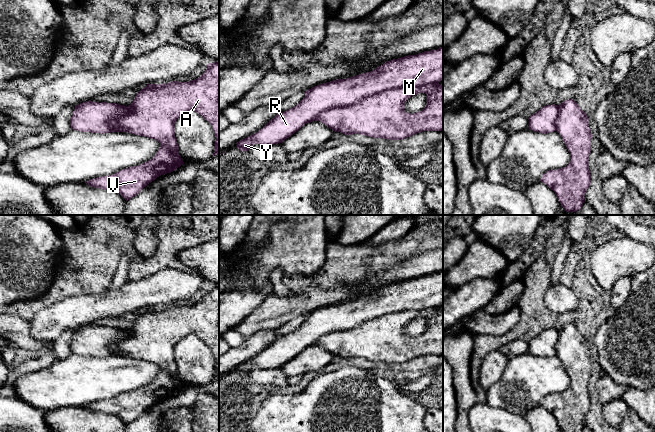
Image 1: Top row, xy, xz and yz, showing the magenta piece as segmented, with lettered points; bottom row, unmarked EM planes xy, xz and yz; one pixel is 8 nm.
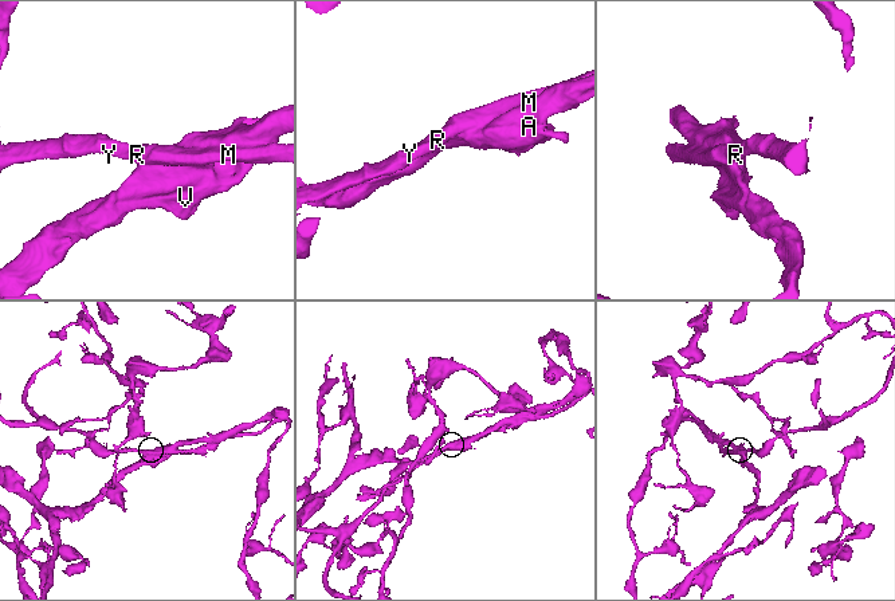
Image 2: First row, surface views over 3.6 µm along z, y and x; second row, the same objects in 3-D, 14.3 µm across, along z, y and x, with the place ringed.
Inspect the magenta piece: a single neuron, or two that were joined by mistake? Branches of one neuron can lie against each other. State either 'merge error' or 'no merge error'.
merge error

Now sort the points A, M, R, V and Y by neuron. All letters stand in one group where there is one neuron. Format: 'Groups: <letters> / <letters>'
Groups: A V / M R Y

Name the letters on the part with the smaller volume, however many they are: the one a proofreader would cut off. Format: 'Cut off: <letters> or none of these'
Cut off: A, V

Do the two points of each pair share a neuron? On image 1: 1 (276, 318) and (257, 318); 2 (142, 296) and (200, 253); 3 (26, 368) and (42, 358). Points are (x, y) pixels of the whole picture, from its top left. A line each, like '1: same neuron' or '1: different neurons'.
1: same neuron
2: different neurons
3: same neuron

